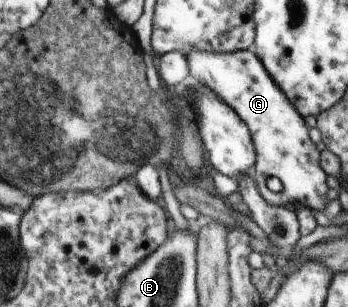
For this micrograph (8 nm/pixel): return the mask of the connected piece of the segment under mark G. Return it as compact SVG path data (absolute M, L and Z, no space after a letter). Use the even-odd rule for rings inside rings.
M191 51L185 57L191 77L212 91L219 101L224 101L248 127L256 149L252 176L261 198L269 205L302 204L323 213L328 204L328 188L325 185L326 175L319 167L319 152L308 137L308 128L305 127L301 115L273 83L253 51ZM270 177L276 177L281 182L279 192L272 193L267 189L265 181Z

